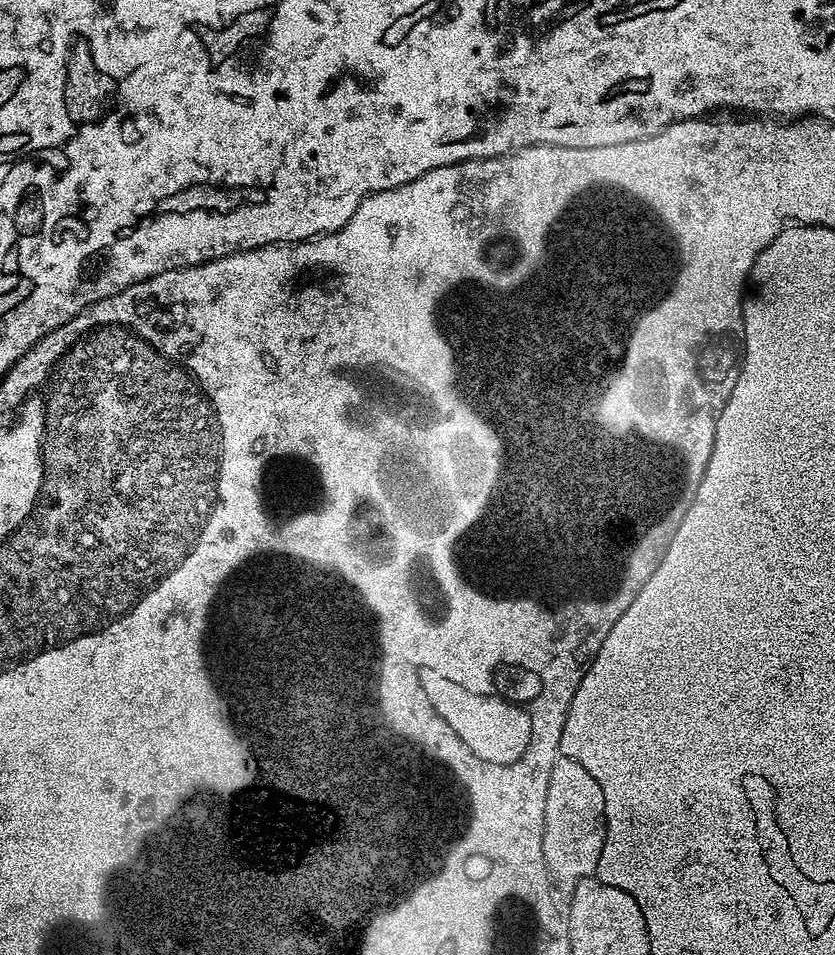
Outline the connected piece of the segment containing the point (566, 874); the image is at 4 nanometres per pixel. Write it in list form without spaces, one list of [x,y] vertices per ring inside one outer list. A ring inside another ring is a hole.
[[[557,756],[554,766],[548,770],[546,806],[542,810],[542,824],[545,838],[542,842],[544,865],[548,867],[552,897],[557,909],[566,910],[571,904],[571,895],[578,882],[595,877],[598,858],[606,838],[606,802],[602,798],[602,786],[594,782],[586,766],[578,766],[565,756]],[[562,828],[565,838],[561,836]],[[573,836],[578,838],[573,838]]]

